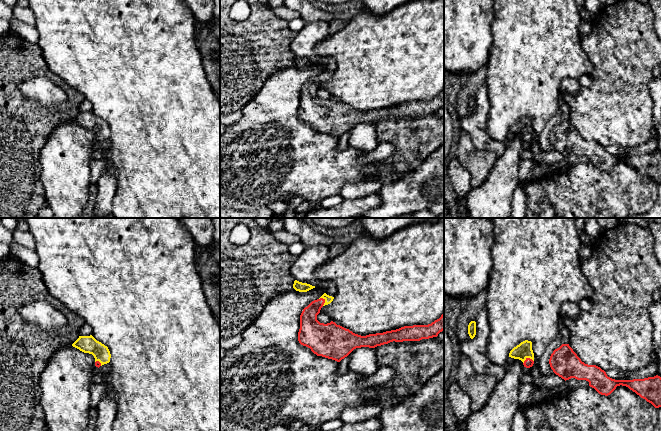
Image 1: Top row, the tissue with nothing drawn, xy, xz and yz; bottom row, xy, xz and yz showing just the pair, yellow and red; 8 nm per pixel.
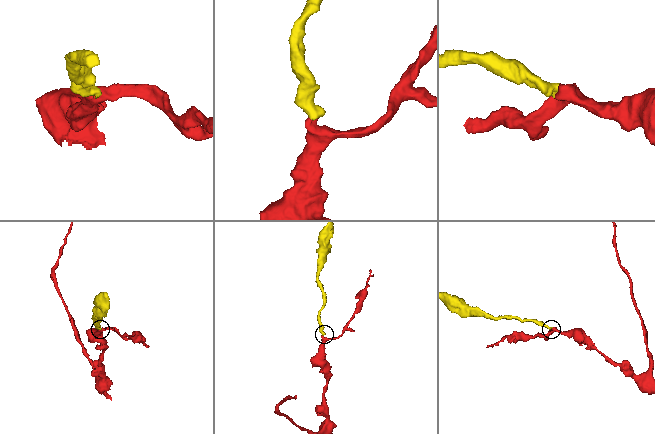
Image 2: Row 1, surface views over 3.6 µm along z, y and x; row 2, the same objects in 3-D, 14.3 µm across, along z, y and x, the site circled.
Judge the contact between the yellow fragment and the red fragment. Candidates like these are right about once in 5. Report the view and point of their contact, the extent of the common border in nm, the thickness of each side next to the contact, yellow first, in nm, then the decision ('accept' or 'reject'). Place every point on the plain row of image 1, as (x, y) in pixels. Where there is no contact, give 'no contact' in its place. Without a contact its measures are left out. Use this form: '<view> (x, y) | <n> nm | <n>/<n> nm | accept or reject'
yz (527, 133) | 90 nm | 130/70 nm | accept

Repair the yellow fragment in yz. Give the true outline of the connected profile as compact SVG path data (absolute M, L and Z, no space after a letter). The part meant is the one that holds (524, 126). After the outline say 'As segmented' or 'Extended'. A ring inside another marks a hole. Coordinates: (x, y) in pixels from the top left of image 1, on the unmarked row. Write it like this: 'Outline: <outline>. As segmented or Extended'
Outline: M528 116L521 118L510 127L509 133L521 136L526 144L532 143L534 140L532 118Z. Extended

